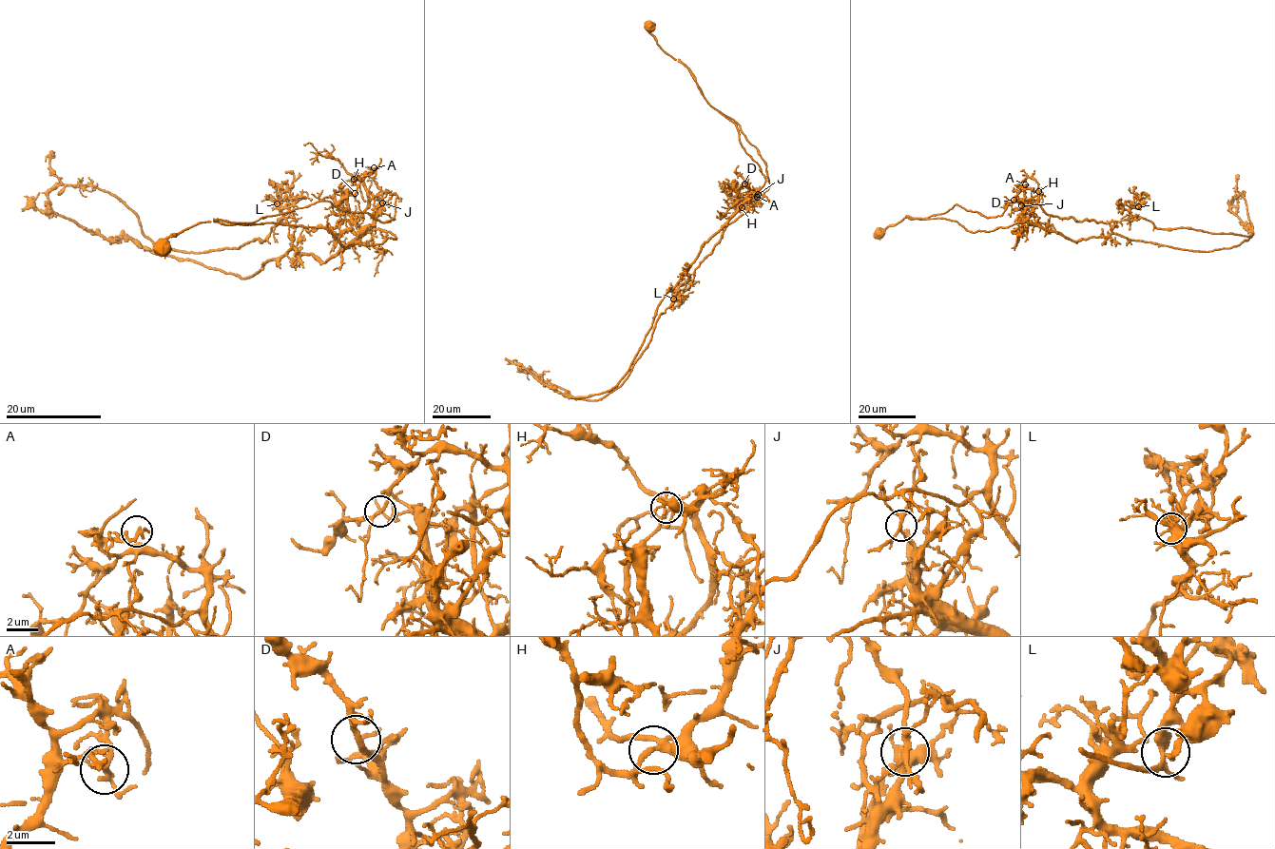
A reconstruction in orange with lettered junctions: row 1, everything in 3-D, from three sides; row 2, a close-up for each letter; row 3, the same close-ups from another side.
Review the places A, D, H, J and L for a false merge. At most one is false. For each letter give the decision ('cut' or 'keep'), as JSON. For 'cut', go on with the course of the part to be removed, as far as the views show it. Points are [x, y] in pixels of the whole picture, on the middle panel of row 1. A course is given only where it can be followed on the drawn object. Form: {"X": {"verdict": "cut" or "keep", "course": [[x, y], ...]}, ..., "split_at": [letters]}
{"A": {"verdict": "keep"}, "D": {"verdict": "keep"}, "H": {"verdict": "keep"}, "J": {"verdict": "cut", "course": [[758, 194], [659, 317], [619, 386], [597, 400], [572, 398], [518, 369]]}, "L": {"verdict": "keep"}, "split_at": ["J"]}

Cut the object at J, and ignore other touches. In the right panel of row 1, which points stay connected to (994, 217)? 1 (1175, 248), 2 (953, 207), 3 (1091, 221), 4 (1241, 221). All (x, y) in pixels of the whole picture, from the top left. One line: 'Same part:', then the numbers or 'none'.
Same part: 2, 3

